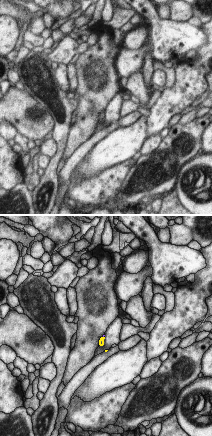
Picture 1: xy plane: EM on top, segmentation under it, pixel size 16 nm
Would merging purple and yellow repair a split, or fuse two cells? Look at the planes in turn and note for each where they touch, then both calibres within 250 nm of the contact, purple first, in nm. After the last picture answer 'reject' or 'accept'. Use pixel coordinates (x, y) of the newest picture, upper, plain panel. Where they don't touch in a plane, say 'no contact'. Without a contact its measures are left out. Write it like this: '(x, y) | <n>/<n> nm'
no contact

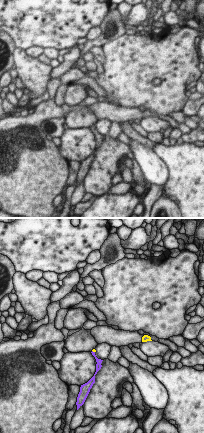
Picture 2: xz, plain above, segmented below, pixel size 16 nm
(92, 127) | 90/50 nm

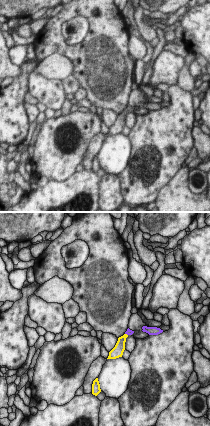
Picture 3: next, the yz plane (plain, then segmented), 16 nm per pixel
(126, 109) | 100/160 nm

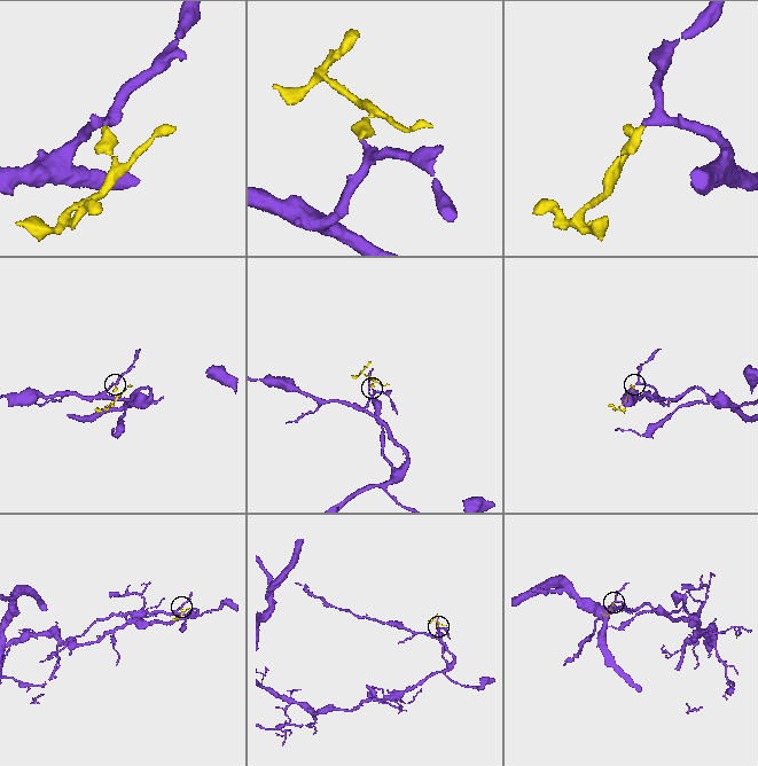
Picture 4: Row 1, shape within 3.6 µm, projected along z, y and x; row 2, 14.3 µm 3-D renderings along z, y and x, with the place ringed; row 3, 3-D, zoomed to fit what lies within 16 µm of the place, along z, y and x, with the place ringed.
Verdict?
accept

